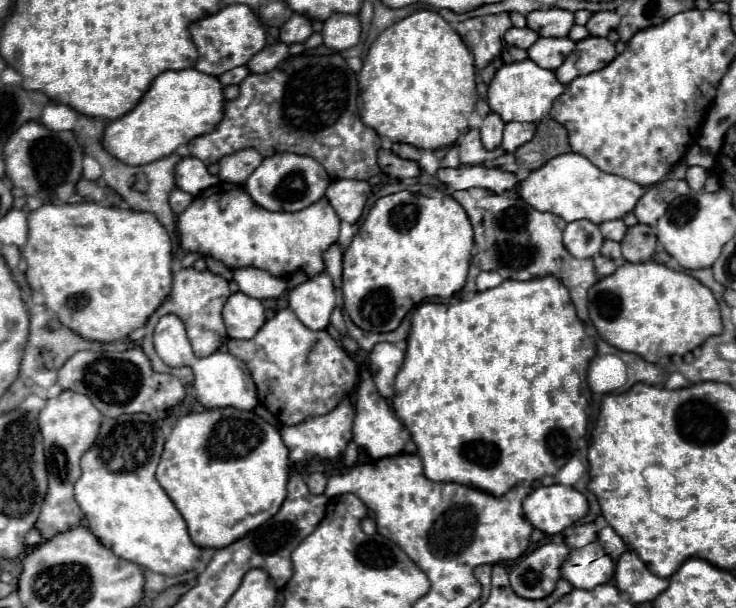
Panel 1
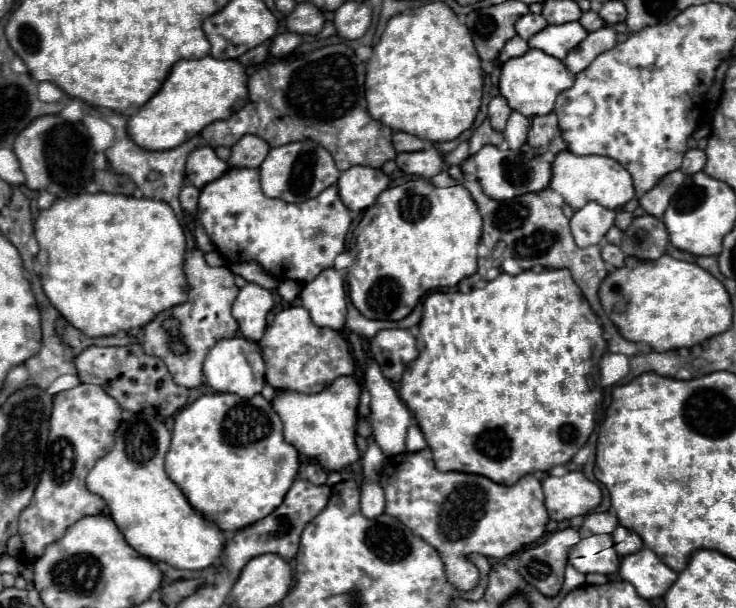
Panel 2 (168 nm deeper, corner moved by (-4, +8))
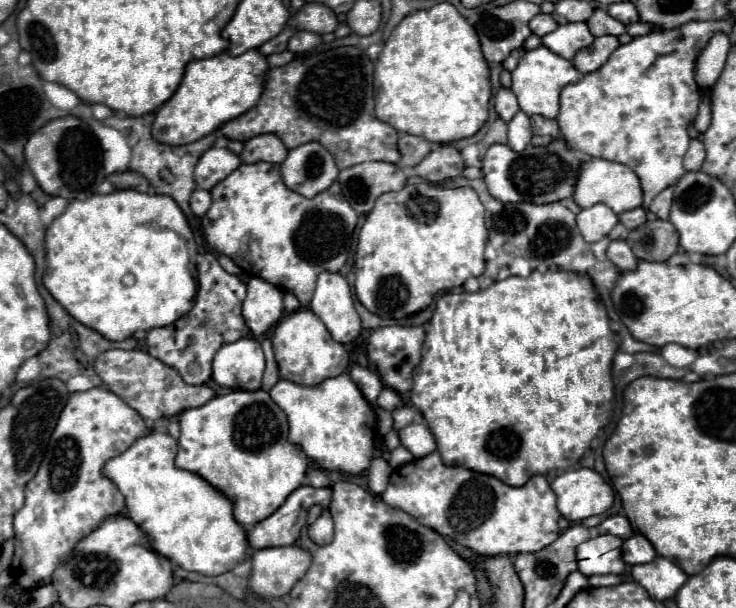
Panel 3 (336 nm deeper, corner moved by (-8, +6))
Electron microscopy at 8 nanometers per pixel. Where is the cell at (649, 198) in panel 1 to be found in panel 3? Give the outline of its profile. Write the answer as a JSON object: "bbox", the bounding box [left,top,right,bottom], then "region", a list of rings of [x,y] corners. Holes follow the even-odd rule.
{"bbox":[650,187,672,219],"region":[[[668,187],[668,189],[664,189],[662,193],[658,193],[656,197],[654,197],[654,201],[650,203],[650,211],[656,215],[656,217],[660,217],[660,219],[668,219],[668,213],[670,213],[670,205],[672,205],[672,187]]]}

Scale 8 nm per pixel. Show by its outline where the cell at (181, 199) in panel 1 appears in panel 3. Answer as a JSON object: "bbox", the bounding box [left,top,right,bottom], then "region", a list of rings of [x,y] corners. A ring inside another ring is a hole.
{"bbox":[190,189,210,217],"region":[[[196,189],[194,193],[192,193],[192,197],[190,197],[190,207],[192,207],[192,213],[194,215],[198,215],[198,217],[202,217],[208,209],[210,209],[210,193],[208,191],[204,191],[204,189]]]}

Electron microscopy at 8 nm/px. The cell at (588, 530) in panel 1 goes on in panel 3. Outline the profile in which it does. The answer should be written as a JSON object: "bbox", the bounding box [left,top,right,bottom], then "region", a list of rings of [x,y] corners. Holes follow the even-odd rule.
{"bbox":[598,515,634,539],"region":[[[614,515],[614,517],[608,517],[606,521],[602,521],[598,525],[598,533],[610,533],[610,535],[616,535],[616,537],[622,537],[622,539],[628,539],[634,529],[630,525],[630,521],[624,517],[624,515]]]}

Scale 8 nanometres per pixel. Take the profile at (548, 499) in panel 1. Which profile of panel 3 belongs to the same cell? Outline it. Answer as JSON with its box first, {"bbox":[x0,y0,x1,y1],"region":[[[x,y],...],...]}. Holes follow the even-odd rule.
{"bbox":[552,467,614,523],"region":[[[588,467],[558,475],[552,481],[552,489],[558,497],[558,511],[574,523],[606,513],[614,503],[612,487],[602,479],[600,473]]]}

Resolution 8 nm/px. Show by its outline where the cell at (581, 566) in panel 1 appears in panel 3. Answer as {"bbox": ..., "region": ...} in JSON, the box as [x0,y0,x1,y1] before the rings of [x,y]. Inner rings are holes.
{"bbox":[576,535,626,577],"region":[[[598,535],[576,549],[578,571],[586,577],[604,573],[624,573],[626,563],[622,558],[623,540],[614,535]]]}

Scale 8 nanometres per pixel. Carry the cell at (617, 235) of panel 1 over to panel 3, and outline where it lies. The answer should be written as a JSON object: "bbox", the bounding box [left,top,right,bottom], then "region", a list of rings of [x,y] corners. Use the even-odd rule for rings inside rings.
{"bbox":[618,207,646,229],"region":[[[642,207],[626,211],[626,213],[620,213],[618,217],[620,217],[620,223],[624,223],[628,229],[636,229],[636,227],[646,223],[646,211]]]}

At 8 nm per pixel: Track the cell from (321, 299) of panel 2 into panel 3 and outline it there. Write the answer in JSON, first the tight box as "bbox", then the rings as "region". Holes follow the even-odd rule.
{"bbox":[310,271,362,345],"region":[[[322,271],[318,275],[310,309],[322,319],[330,335],[342,345],[352,343],[362,331],[362,321],[356,313],[350,285],[340,273]]]}

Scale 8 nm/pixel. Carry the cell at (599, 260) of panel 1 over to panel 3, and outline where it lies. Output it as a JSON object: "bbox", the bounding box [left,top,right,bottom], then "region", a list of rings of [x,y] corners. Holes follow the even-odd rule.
{"bbox":[606,241,638,271],"region":[[[610,241],[606,255],[620,271],[632,271],[638,265],[638,259],[626,241]]]}

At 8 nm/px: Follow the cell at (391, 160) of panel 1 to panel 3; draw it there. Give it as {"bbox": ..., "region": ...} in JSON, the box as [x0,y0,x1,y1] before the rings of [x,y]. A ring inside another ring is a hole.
{"bbox":[414,145,464,183],"region":[[[442,145],[440,149],[432,151],[420,165],[414,167],[416,175],[424,177],[426,181],[438,183],[450,177],[456,177],[464,171],[464,159],[460,155],[460,151],[452,145]]]}

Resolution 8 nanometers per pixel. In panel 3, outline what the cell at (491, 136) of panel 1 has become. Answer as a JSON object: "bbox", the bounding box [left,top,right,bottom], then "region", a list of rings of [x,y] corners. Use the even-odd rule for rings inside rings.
{"bbox":[496,87,520,123],"region":[[[500,87],[500,91],[498,91],[498,95],[496,95],[496,113],[508,123],[518,111],[520,111],[520,107],[518,107],[518,101],[516,101],[516,95],[510,91],[510,89],[506,89],[506,87]]]}

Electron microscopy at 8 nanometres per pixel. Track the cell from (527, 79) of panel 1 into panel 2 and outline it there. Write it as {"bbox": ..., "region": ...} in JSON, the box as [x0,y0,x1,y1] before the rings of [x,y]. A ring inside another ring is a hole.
{"bbox":[500,49,574,117],"region":[[[528,49],[522,57],[514,57],[508,59],[502,65],[502,73],[500,73],[500,95],[508,101],[510,109],[524,113],[526,117],[534,117],[534,115],[548,115],[554,109],[554,101],[556,97],[570,89],[574,83],[574,75],[568,73],[566,65],[556,59],[546,55],[540,49]]]}

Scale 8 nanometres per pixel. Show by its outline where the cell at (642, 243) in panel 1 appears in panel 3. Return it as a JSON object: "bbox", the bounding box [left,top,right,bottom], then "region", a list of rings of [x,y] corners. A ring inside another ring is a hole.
{"bbox":[628,221,678,261],"region":[[[648,221],[642,227],[630,231],[628,245],[634,255],[644,261],[664,261],[678,249],[678,233],[670,221]]]}

